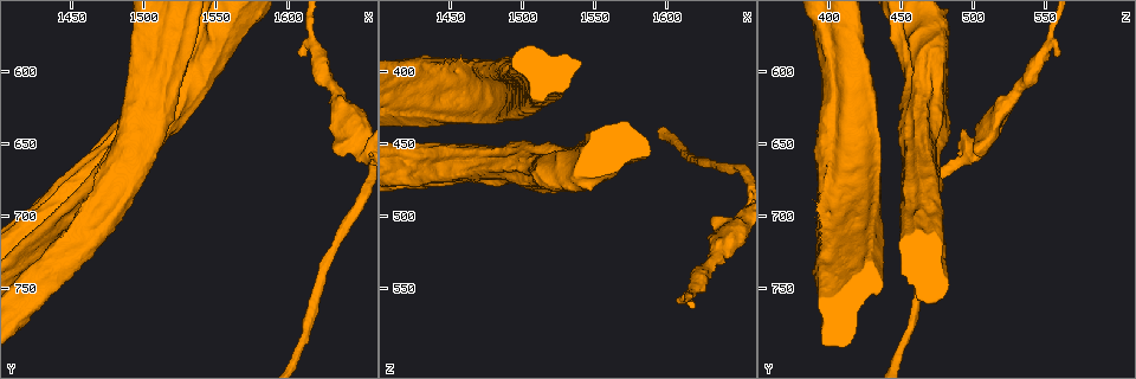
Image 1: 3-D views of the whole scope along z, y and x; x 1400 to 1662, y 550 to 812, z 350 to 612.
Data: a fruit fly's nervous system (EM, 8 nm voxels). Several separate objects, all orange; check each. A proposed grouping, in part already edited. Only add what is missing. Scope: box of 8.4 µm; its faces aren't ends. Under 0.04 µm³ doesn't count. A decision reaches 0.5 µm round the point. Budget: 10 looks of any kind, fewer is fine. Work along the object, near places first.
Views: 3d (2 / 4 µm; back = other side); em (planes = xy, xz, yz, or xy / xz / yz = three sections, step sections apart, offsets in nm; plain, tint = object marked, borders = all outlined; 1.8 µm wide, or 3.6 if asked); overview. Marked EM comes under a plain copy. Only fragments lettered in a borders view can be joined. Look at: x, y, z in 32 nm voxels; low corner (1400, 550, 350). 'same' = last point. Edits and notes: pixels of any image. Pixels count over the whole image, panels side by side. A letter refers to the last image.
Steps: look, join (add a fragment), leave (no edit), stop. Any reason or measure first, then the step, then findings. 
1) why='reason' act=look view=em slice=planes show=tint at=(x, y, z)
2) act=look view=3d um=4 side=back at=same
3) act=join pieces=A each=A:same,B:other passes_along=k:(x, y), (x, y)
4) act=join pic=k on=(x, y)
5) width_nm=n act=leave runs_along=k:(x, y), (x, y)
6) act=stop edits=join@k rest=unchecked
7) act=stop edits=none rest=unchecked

why='calibre changes' act=look view=em slice=yz step=4 show=tint at=(1620, 588, 550)

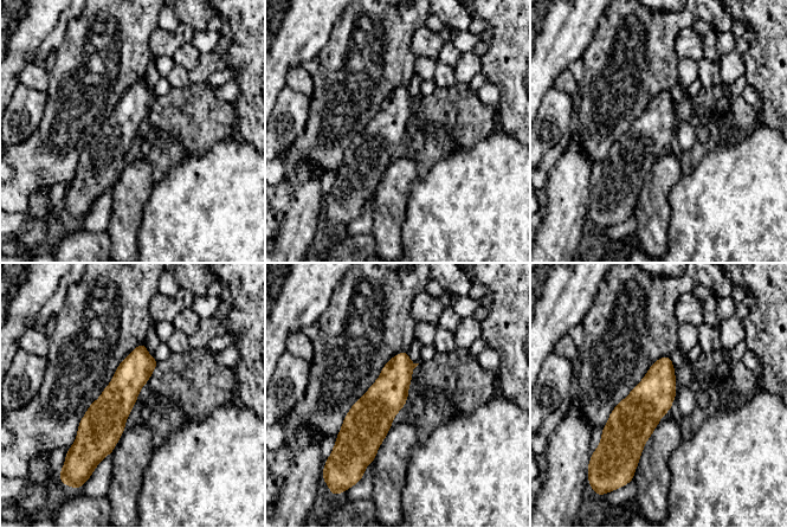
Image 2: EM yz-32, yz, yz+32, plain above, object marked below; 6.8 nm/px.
why='cut it another way' act=look view=em slice=planes show=tint at=same

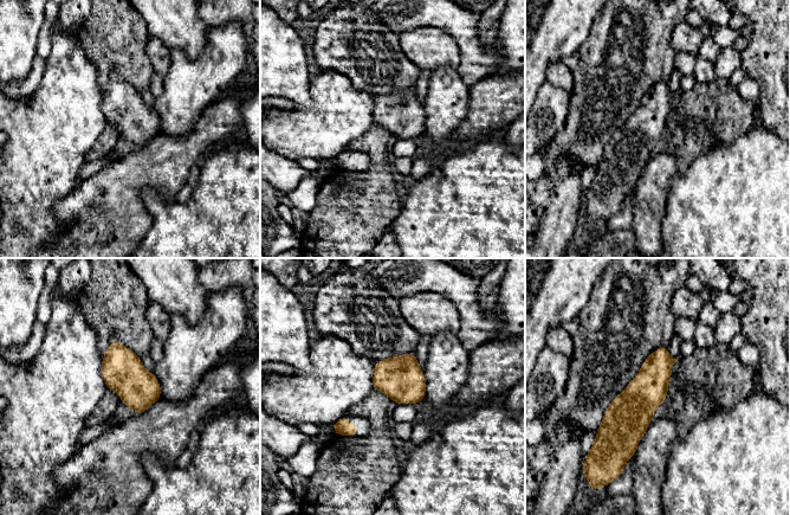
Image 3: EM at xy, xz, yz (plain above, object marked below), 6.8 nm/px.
why='see the neighbours' act=look view=em slice=planes show=borders at=same

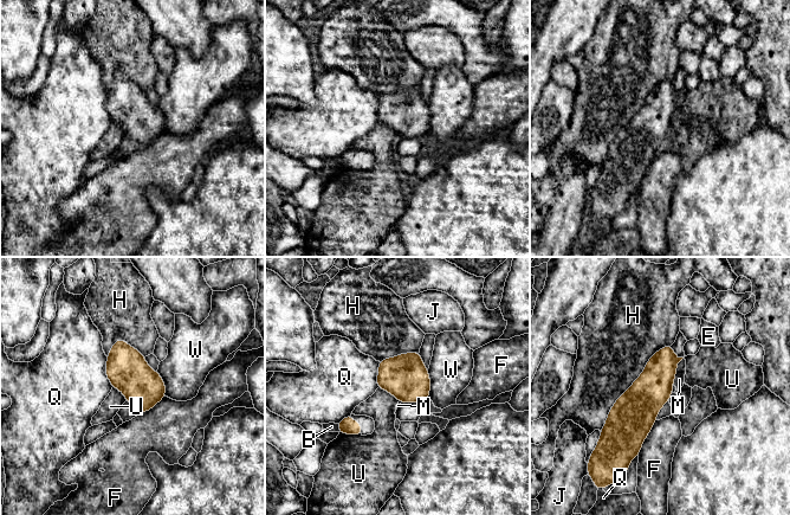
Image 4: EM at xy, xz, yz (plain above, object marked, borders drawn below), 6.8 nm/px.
act=leave each=B:other,E:other,F:other,H:other,J:other,M:other,Q:other,U:other,W:other border=4:(340, 432), (361, 435) found='none of them fits'

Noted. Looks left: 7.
why='thick end' act=look view=3d um=2 at=(1638, 660, 502)

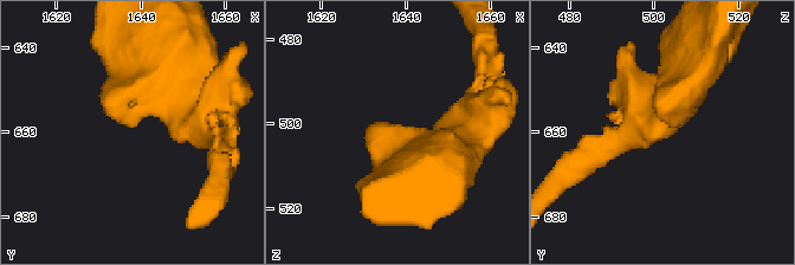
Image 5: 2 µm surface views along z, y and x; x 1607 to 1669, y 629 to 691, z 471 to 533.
act=look view=em um=3.6 slice=yz step=4 show=tint at=(1638, 659, 504)

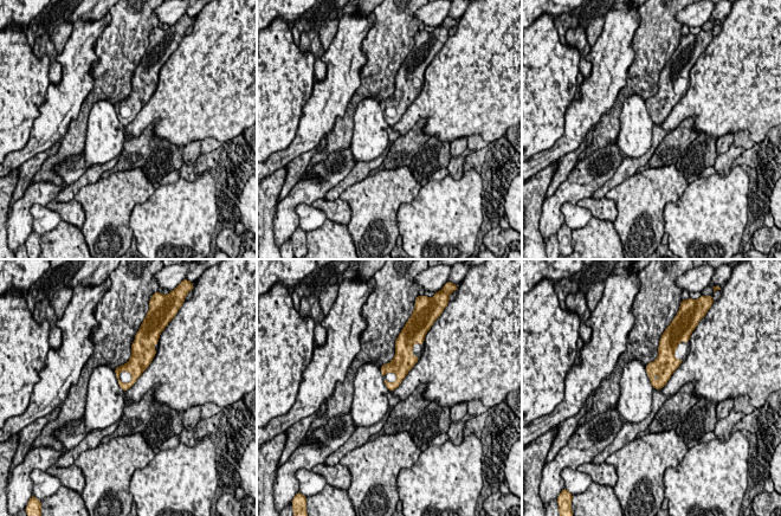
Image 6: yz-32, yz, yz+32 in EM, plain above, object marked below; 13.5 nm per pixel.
act=look view=em um=3.6 slice=yz step=4 show=borders at=same

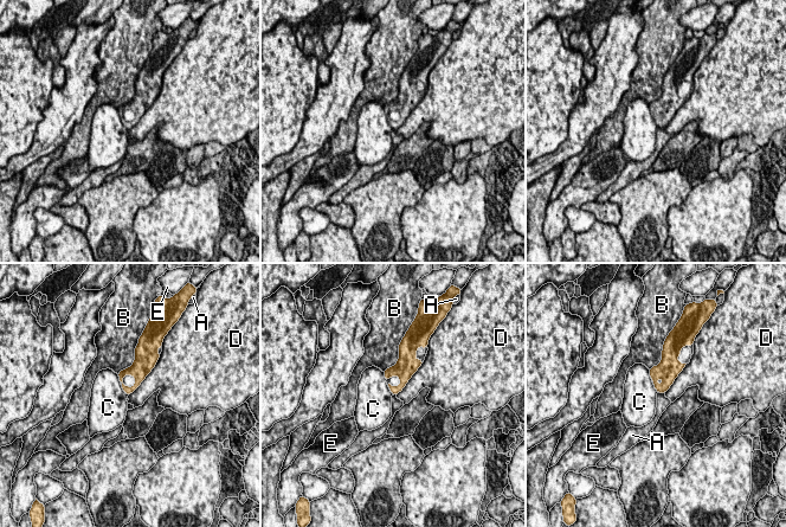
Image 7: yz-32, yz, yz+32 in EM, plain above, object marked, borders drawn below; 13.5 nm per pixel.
longest_contact=D:550nm act=leave each=A:other,B:other,C:other,D:other,E:other found='no lettered fragment goes on from it'

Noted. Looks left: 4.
why='thick end' act=look view=3d um=4 side=back at=(1516, 576, 478)

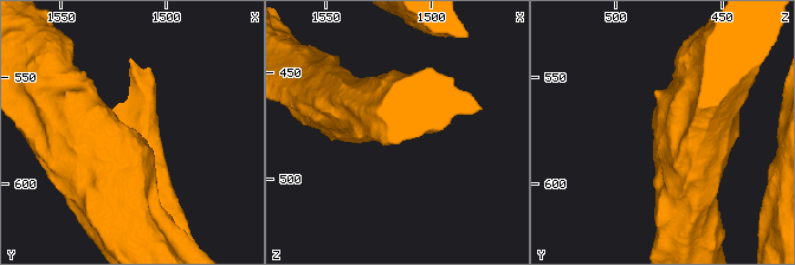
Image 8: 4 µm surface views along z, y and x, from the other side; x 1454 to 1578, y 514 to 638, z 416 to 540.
act=look view=em um=3.6 slice=xz step=4 show=tint at=same

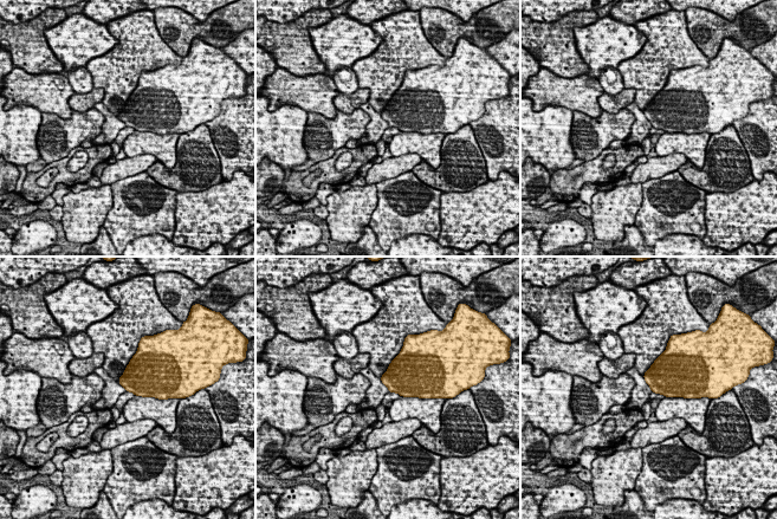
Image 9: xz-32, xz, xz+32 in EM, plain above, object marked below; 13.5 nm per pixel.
why='cut it another way' act=look view=em um=3.6 slice=planes show=borders at=same

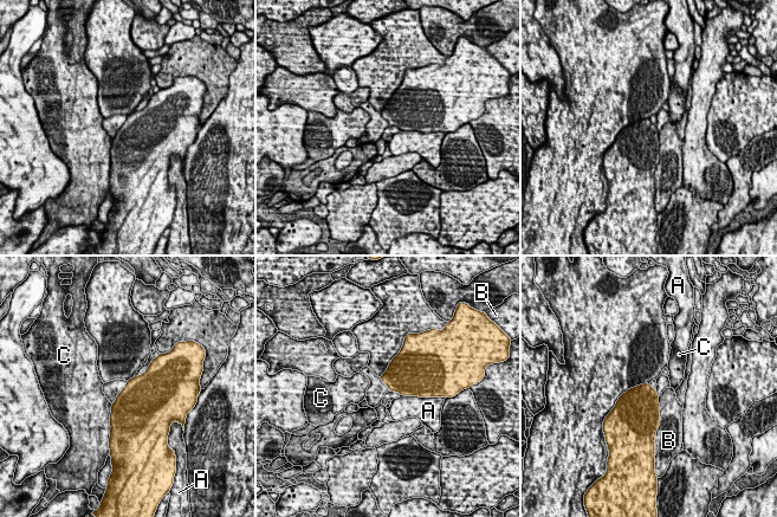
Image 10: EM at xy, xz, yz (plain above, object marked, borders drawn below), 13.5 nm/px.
act=leave each=A:other,B:other,C:other border=10:(658, 396), (660, 407) found='none of them fits'

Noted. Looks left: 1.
act=look view=em slice=planes show=borders at=(1496, 620, 432)

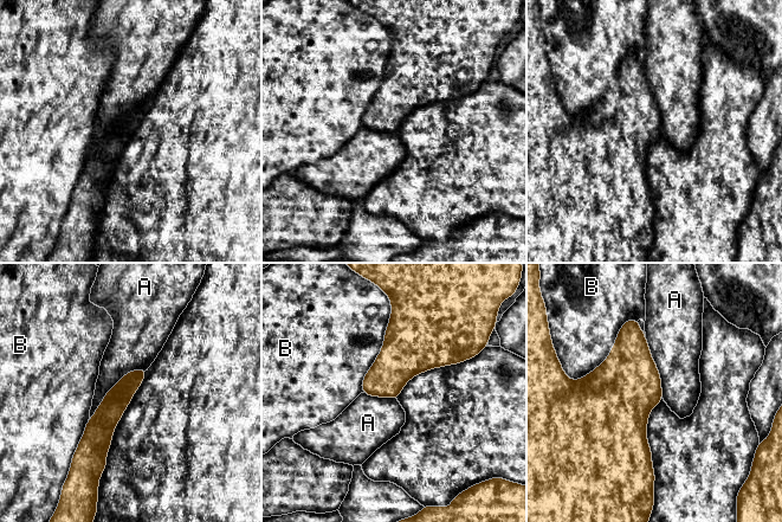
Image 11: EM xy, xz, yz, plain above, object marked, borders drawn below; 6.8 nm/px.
act=leave each=A:other,B:other runs_along=11:(142, 372), (115, 401), (92, 456) found='no lettered fragment goes on from it'

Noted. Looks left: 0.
act=stop edits=none rest=unchecked

